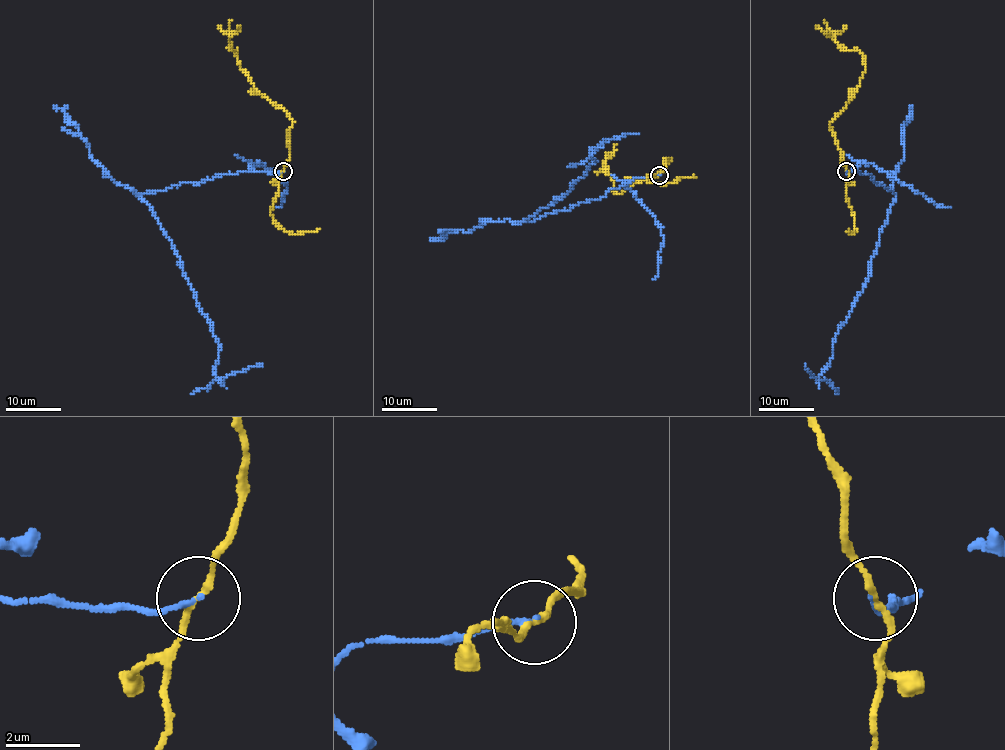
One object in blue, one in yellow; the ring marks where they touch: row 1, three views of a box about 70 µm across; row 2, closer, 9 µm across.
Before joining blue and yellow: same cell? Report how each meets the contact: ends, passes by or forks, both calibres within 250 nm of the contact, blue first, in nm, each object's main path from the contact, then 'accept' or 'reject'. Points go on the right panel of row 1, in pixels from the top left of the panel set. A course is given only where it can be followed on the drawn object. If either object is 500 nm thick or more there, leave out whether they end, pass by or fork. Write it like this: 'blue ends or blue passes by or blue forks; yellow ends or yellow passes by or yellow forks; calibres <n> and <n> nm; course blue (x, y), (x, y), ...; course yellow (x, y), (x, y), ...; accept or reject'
blue ends; yellow passes by; calibres 140 and 160 nm; course blue (845, 170), (881, 181), (893, 191), (895, 201), (869, 278), (818, 379), (806, 364); course yellow (847, 170), (830, 122), (845, 107), (859, 84), (865, 68), (863, 55), (855, 50), (845, 50), (817, 26); reject

